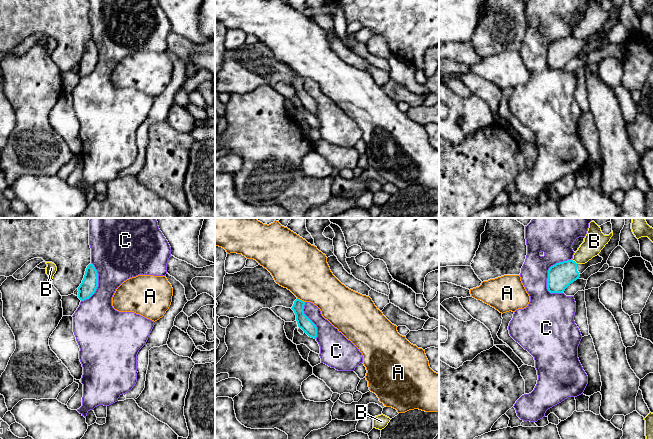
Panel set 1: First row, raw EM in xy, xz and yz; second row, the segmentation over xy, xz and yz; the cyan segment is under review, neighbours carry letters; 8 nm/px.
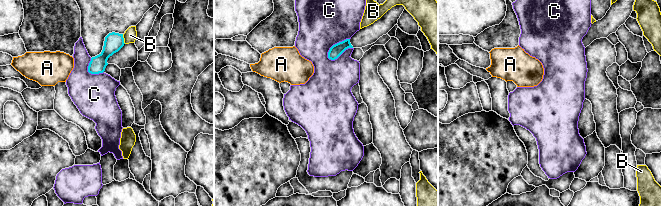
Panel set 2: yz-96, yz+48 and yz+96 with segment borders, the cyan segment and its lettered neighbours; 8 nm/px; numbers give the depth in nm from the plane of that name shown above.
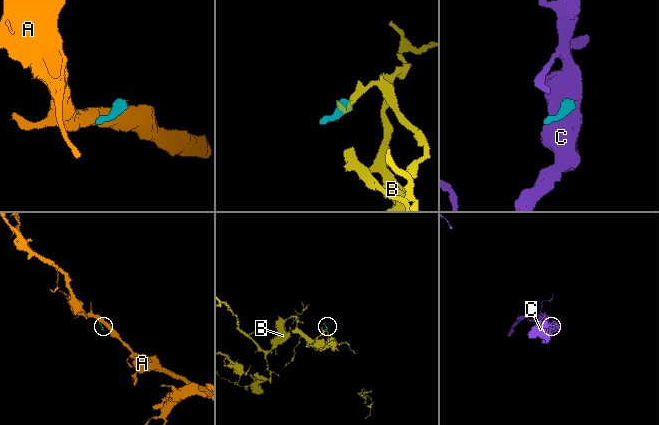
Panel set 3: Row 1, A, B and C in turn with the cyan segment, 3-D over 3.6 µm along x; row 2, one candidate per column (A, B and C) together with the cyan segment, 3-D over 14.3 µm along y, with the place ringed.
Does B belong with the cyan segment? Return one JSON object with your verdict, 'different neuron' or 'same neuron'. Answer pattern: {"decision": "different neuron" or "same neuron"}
{"decision": "different neuron"}

